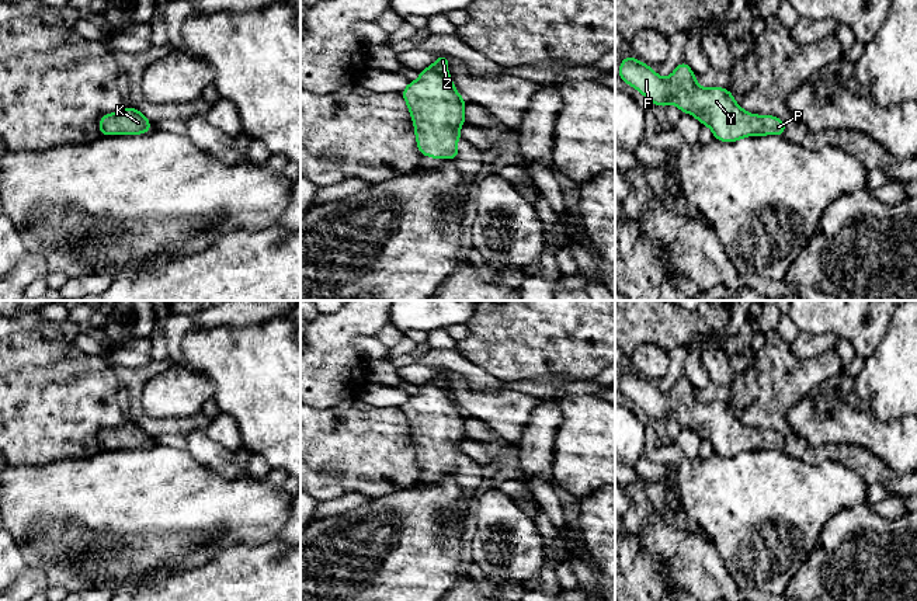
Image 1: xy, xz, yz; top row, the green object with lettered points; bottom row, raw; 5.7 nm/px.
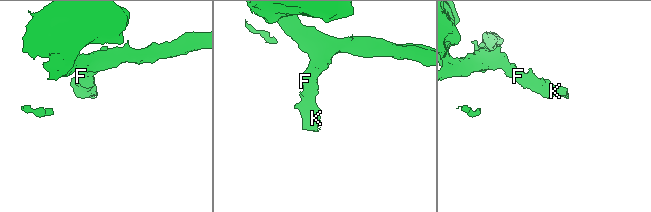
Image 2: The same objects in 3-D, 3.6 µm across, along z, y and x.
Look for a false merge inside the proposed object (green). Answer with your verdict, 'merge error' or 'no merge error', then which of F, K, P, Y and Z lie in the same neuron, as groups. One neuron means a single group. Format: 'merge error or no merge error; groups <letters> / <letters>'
no merge error; groups F K P Y Z

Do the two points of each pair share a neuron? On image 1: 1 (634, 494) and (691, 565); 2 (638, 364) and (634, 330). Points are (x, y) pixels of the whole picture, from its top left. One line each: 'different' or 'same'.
1: same
2: different

